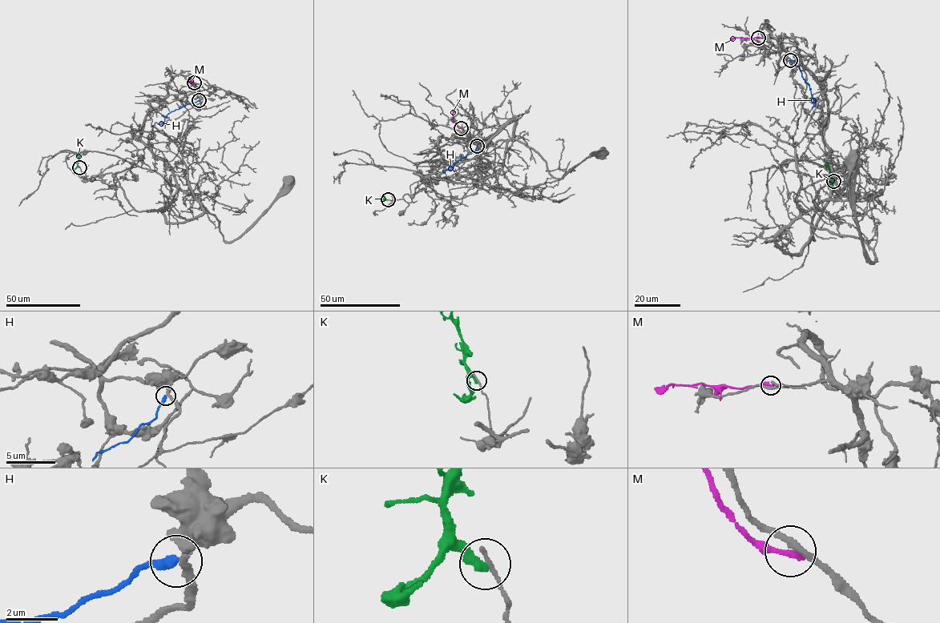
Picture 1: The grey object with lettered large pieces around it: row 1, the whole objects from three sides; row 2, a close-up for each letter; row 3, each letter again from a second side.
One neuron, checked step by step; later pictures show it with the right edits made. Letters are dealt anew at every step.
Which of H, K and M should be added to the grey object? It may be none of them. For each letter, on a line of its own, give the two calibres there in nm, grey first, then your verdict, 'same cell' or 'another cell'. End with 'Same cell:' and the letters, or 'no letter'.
H: calibres 260 and 360 nm; another cell
K: calibres 190 and 320 nm; another cell
M: calibres 240 and 240 nm; another cell
Same cell: no letter

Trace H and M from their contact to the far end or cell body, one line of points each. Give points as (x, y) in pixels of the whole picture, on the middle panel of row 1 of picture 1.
H: (477, 146), (470, 154), (456, 162), (452, 169), (442, 170)
M: (460, 127), (453, 119), (453, 110)

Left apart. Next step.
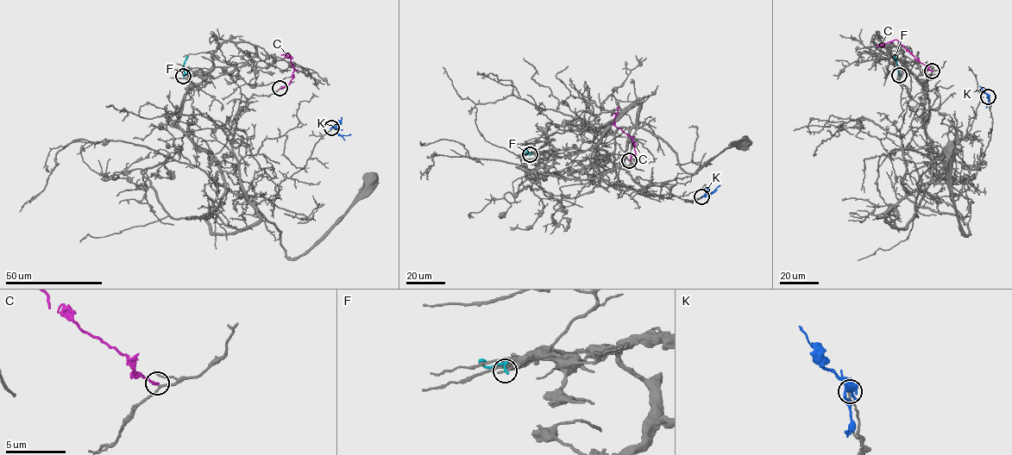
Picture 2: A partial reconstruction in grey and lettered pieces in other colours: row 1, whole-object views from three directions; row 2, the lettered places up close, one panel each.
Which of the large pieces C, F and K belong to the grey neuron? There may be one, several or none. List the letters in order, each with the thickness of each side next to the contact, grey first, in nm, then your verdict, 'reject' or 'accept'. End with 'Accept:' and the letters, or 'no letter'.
C: 170 nm thick on the grey side, 220 nm on the other; reject
F: 200 nm thick on the grey side, 200 nm on the other; reject
K: 170 nm thick on the grey side, 240 nm on the other; reject
Accept: no letter

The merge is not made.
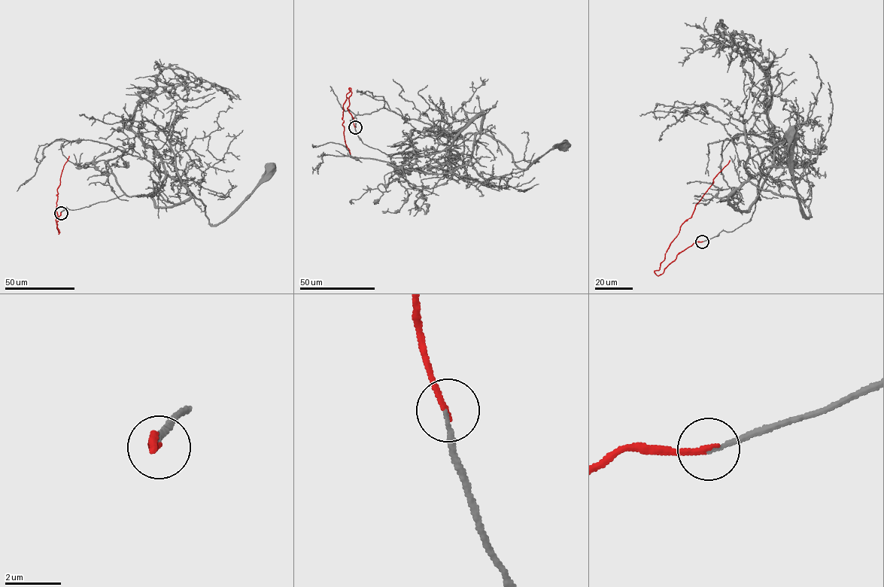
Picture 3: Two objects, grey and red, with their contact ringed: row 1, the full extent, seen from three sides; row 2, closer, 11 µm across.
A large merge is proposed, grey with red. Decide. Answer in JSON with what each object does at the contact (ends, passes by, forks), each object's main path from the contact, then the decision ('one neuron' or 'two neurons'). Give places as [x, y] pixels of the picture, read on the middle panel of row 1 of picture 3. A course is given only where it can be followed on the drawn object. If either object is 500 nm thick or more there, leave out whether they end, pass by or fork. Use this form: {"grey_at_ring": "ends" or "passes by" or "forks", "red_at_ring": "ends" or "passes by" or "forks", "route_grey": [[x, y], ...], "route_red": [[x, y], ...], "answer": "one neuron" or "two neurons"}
{"grey_at_ring": "ends", "red_at_ring": "ends", "route_grey": [[354, 126], [363, 143], [394, 157], [447, 149], [480, 114], [482, 131], [504, 146], [521, 169], [564, 145]], "route_red": [[354, 126], [347, 107], [351, 93], [349, 88], [346, 95], [347, 98], [342, 106], [342, 124], [350, 154]], "answer": "one neuron"}

